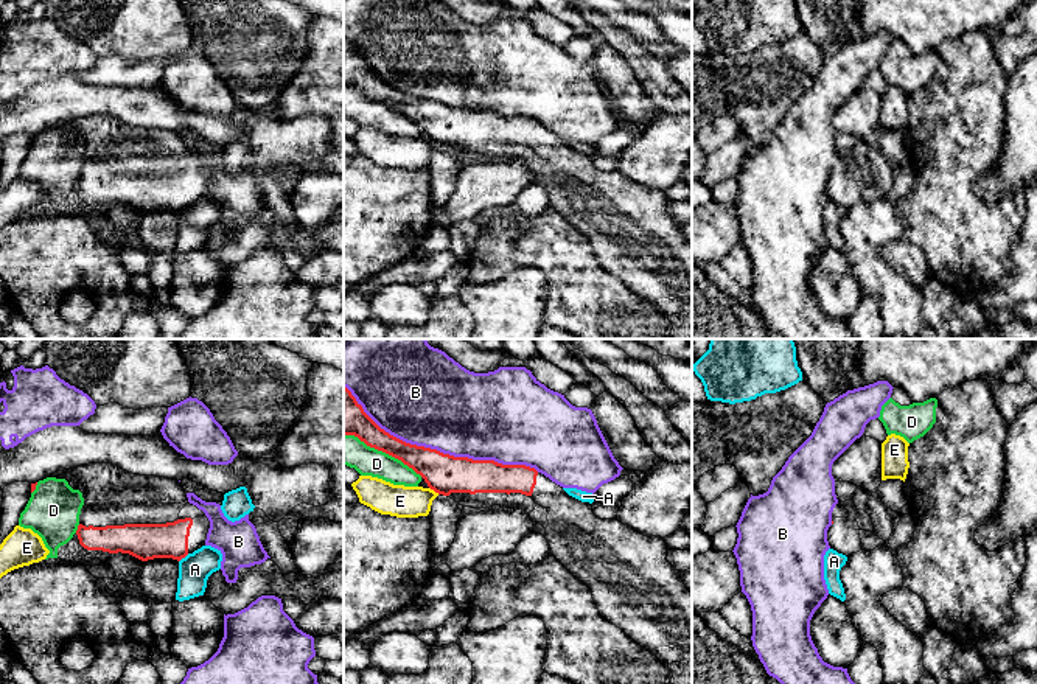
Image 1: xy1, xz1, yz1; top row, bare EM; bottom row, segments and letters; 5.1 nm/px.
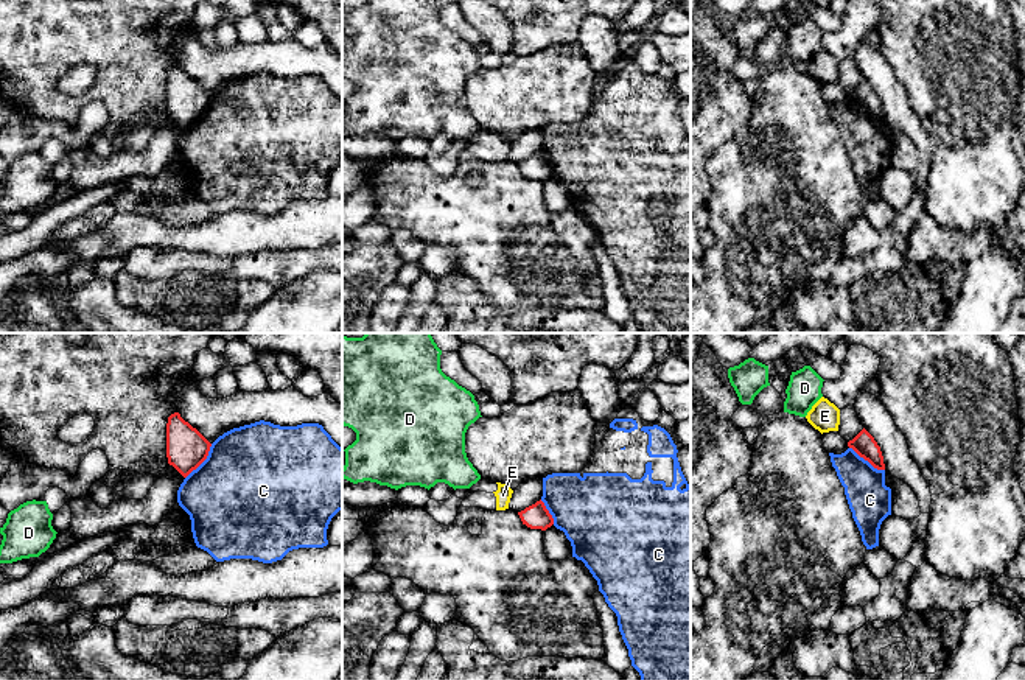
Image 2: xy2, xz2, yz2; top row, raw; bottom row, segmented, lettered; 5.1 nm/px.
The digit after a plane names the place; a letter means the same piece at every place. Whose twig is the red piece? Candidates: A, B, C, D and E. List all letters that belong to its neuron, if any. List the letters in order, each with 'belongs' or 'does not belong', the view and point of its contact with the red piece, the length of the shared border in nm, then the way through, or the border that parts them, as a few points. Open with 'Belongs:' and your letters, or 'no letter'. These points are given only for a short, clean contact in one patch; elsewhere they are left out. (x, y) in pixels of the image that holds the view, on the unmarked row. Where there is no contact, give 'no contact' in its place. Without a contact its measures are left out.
Belongs: no letter
A: does not belong | xy1 (184, 209) | 70 nm | along xy1 (188, 205), (179, 213)
B: does not belong | xz1 (439, 103) | 1100 nm
C: does not belong | xy2 (202, 112) | 240 nm | along xy2 (212, 95), (207, 108), (185, 129)
D: does not belong | xz1 (383, 103) | 460 nm
E: does not belong | xz1 (434, 142) | 70 nm

